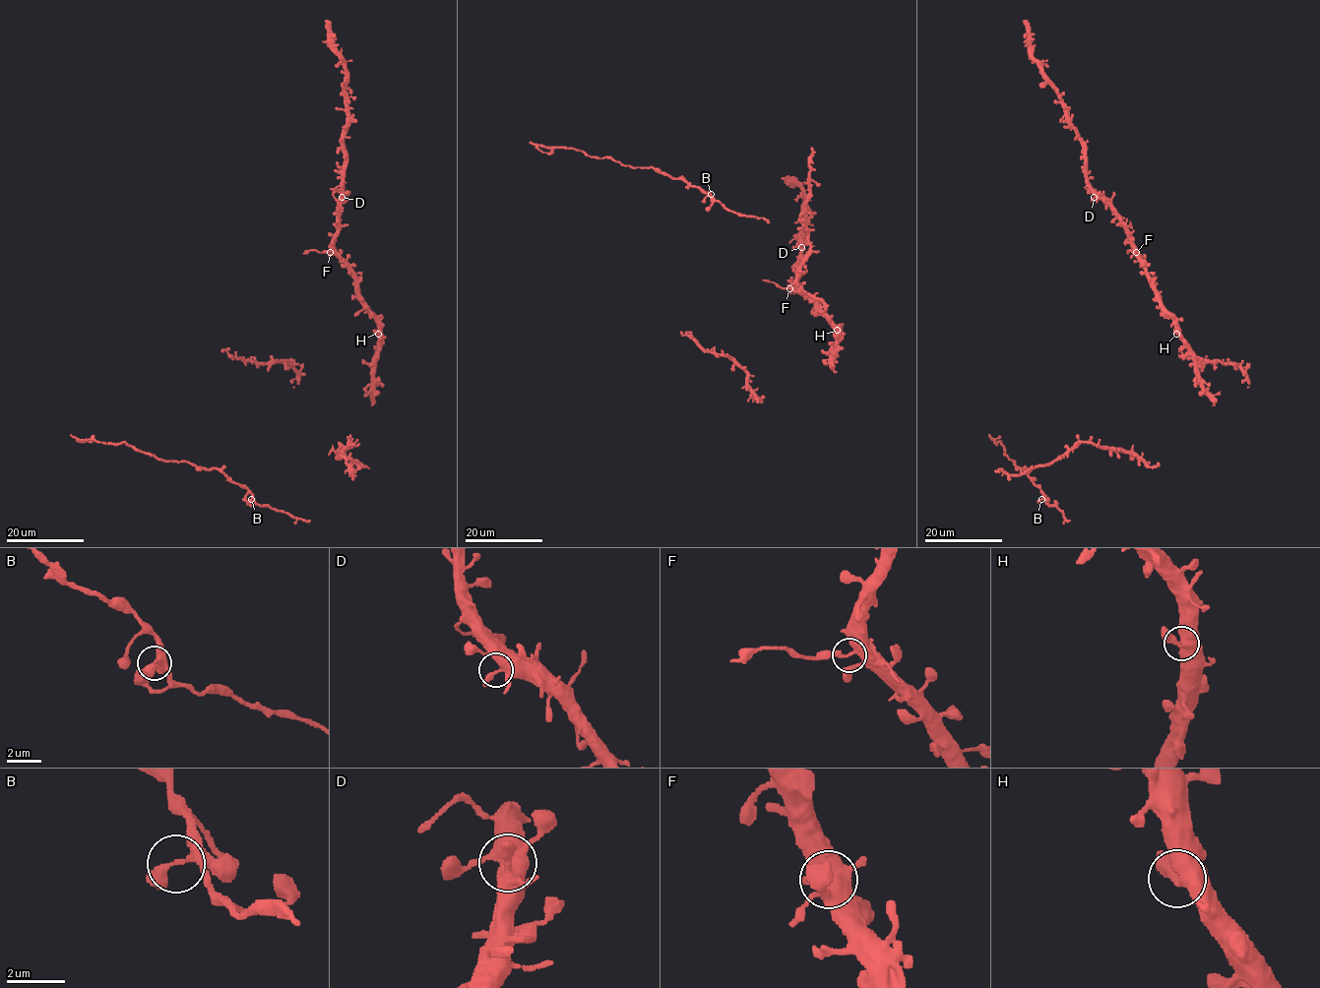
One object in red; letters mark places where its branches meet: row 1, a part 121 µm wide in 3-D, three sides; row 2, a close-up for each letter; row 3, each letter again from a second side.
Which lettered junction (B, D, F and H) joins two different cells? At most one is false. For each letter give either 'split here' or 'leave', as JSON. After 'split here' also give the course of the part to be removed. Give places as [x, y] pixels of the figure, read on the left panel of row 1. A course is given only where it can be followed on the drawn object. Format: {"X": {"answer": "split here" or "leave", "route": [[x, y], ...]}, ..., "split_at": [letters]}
{"B": {"answer": "leave"}, "D": {"answer": "leave"}, "F": {"answer": "split here", "route": [[331, 251], [303, 253]]}, "H": {"answer": "leave"}, "split_at": ["F"]}

